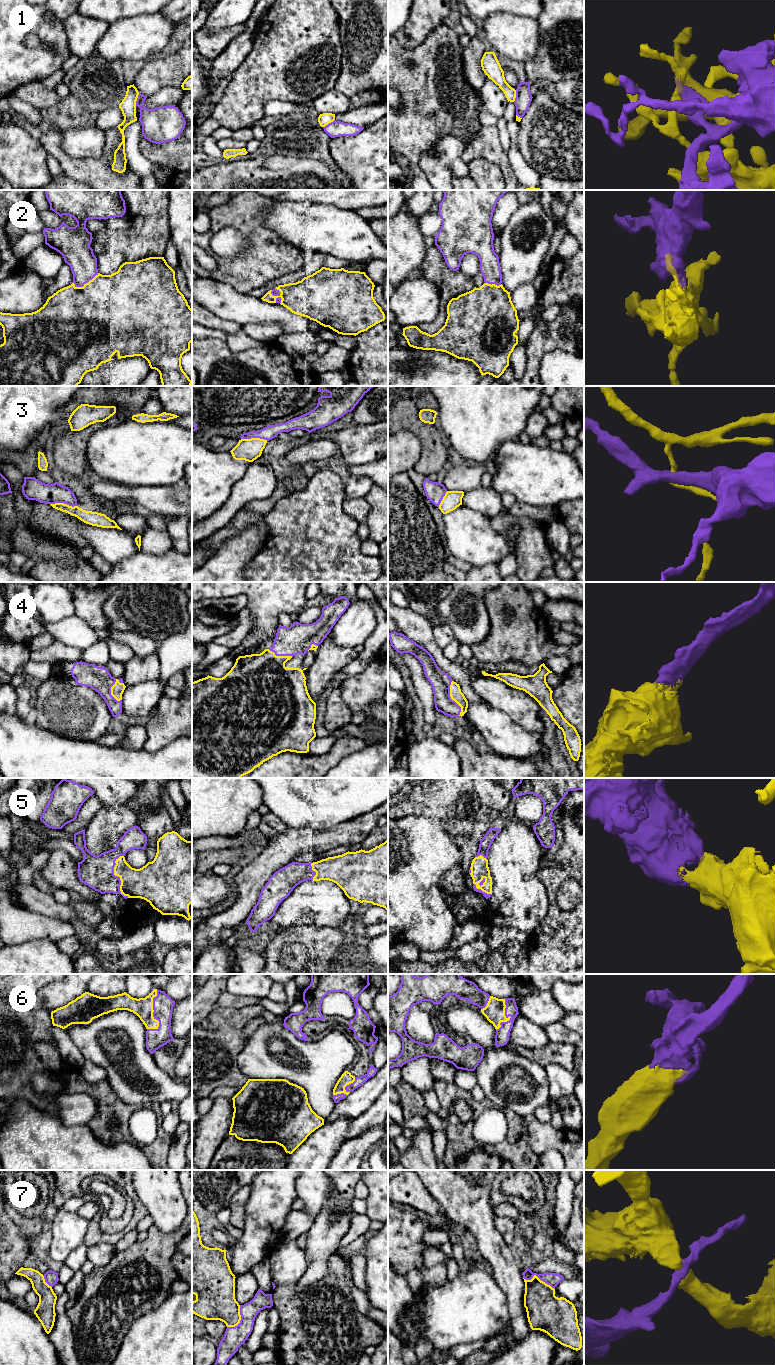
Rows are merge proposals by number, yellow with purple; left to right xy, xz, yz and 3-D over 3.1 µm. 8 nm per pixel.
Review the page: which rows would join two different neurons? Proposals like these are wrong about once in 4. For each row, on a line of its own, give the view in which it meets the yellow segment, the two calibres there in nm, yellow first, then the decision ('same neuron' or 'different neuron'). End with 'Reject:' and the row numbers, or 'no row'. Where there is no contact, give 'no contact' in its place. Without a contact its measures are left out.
1: xy | 130/240 nm | different neuron
2: xy | 500/240 nm | same neuron
3: xy | 110/160 nm | different neuron
4: yz | 100/160 nm | same neuron
5: xy | 260/260 nm | same neuron
6: xy | 160/160 nm | same neuron
7: yz | 280/110 nm | different neuron
Reject: 1, 3, 7

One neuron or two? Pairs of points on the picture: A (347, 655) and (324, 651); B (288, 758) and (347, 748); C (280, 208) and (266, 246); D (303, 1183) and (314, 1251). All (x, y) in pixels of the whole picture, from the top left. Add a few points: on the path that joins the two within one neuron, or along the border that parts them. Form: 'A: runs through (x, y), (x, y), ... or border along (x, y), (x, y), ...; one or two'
A: runs through (341, 655), (330, 655); one
B: runs through (303, 762), (326, 762), (332, 758); one
C: border along (264, 208), (262, 211), (262, 223), (291, 244); two
D: border along (328, 1199), (324, 1209), (314, 1219); two

